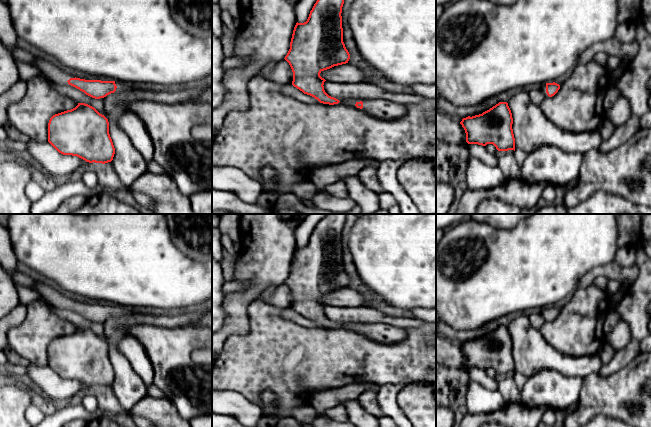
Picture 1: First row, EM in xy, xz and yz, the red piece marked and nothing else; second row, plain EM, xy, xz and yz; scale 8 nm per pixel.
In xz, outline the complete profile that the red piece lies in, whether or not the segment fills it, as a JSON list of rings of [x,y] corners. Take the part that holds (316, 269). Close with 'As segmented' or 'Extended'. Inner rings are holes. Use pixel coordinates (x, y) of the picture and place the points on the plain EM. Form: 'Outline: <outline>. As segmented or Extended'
Outline: [[[327,214],[314,228],[307,245],[296,247],[290,266],[290,273],[284,282],[293,296],[292,309],[323,328],[349,327],[374,341],[386,344],[403,341],[407,337],[407,332],[404,328],[383,323],[336,323],[329,320],[324,314],[323,309],[326,304],[320,300],[320,297],[334,290],[346,288],[350,283],[350,278],[343,266],[341,237],[345,220],[346,214]]]. Extended

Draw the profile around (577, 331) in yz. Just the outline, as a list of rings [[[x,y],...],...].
[[[594,284],[577,288],[570,296],[570,301],[560,309],[558,316],[552,321],[546,321],[539,331],[544,340],[561,354],[591,357],[599,354],[606,342],[603,326],[610,305],[611,298],[606,290]]]

